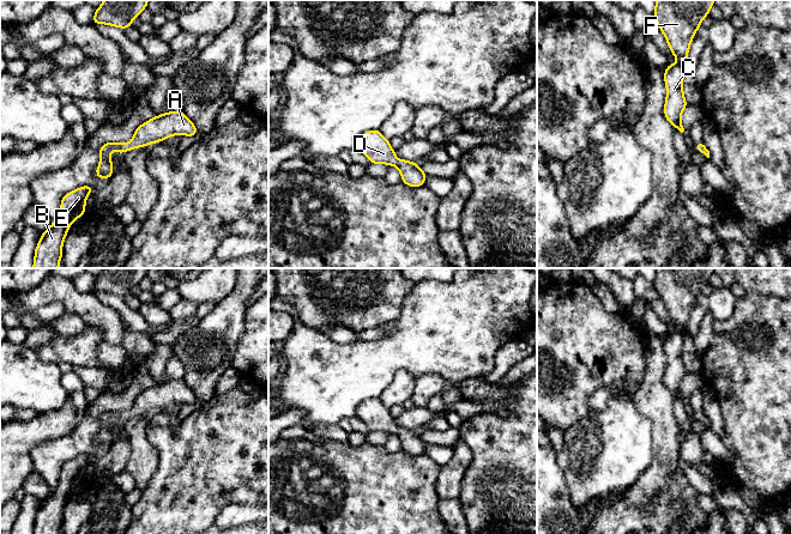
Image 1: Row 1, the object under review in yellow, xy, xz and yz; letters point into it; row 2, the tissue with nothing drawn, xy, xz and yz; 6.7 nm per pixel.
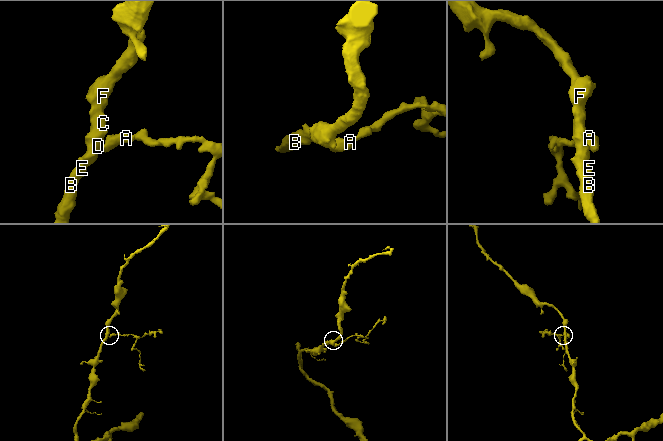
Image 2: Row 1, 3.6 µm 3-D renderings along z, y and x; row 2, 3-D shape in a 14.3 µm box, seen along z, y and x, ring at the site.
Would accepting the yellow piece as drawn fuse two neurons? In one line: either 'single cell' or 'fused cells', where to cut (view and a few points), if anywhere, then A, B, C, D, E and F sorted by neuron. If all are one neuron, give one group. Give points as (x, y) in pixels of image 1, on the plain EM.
single cell; cut none; groups A B C D E F

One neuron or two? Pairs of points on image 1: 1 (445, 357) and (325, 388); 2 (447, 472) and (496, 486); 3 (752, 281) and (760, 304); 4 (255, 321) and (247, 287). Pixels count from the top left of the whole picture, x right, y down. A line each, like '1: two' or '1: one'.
1: one
2: two
3: two
4: two

